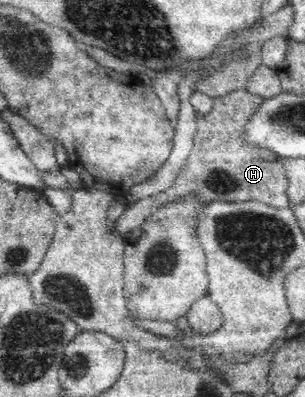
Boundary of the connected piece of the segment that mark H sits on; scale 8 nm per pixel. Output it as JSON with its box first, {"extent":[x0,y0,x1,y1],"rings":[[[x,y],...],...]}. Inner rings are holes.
{"extent":[115,88,289,237],"rings":[[[242,88],[222,97],[215,97],[210,113],[195,113],[197,126],[193,137],[193,148],[176,176],[173,186],[165,192],[129,204],[127,211],[115,222],[120,235],[124,237],[138,229],[147,217],[158,212],[165,203],[178,201],[194,191],[204,203],[252,200],[261,201],[277,209],[289,208],[285,157],[268,148],[252,146],[242,136],[250,117],[256,113],[256,109],[264,103],[264,100],[262,96],[254,95]]]}

